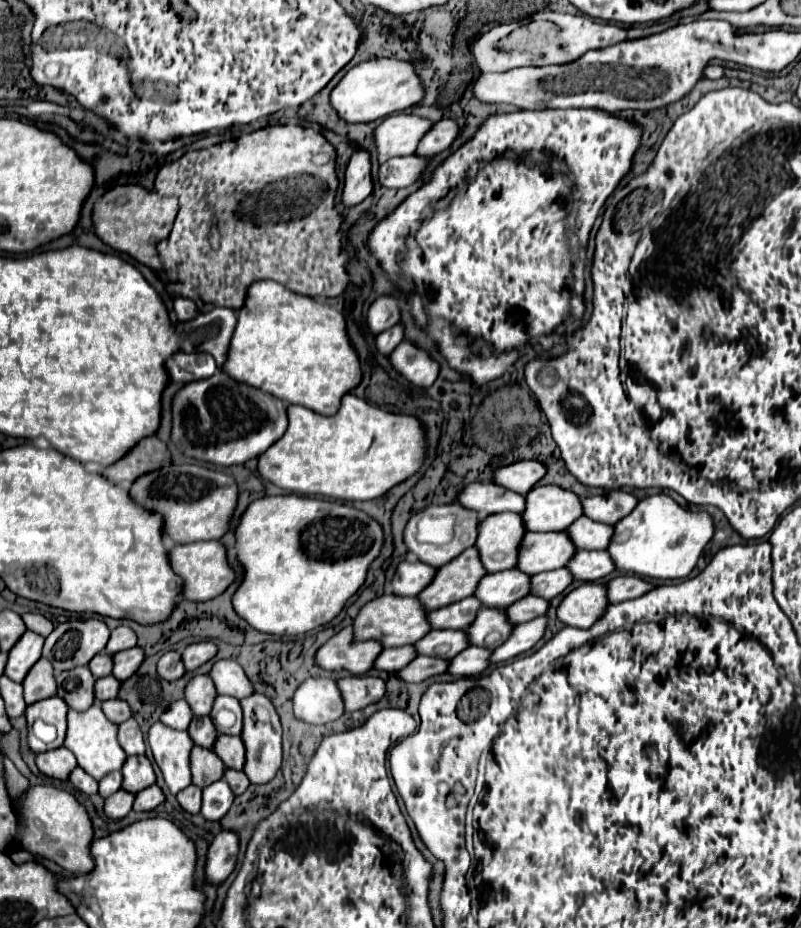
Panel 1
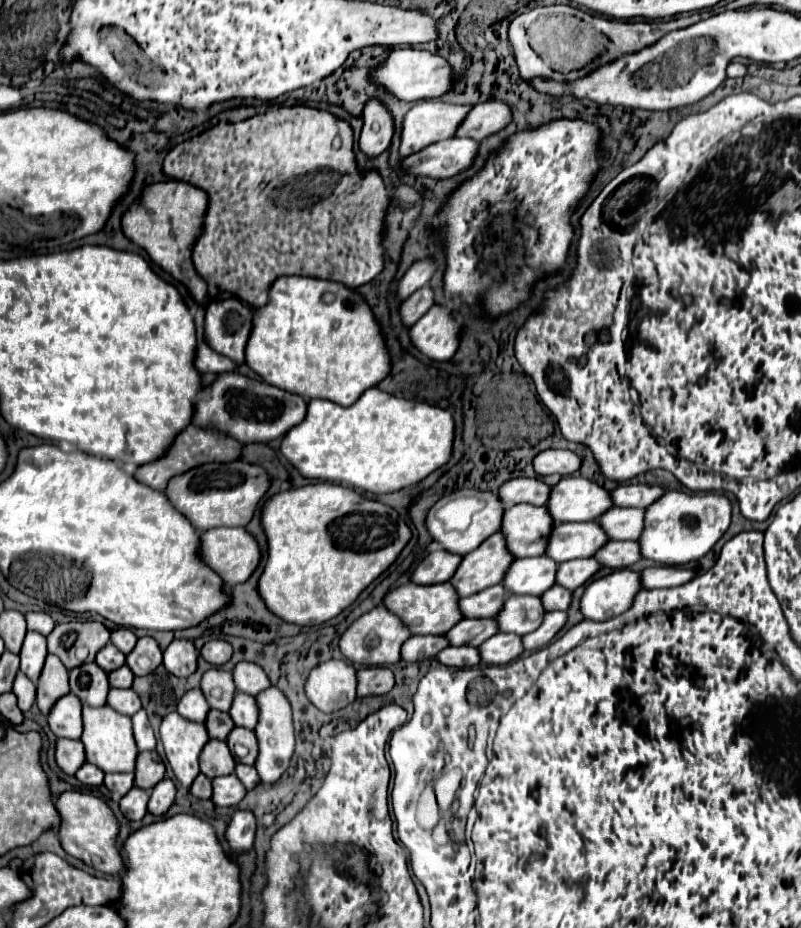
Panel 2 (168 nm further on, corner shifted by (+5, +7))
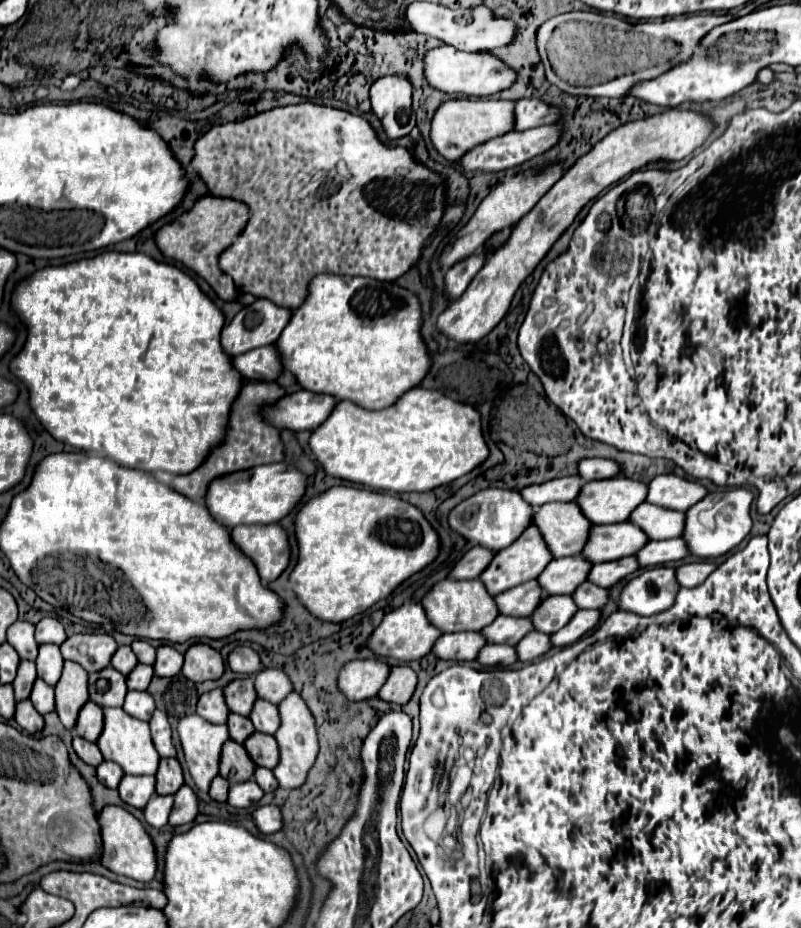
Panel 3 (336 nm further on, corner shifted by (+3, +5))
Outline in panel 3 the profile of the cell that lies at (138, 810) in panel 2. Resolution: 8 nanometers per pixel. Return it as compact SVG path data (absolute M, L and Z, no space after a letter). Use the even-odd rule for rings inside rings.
M156 796L152 798L152 802L148 802L148 806L144 808L144 816L146 822L154 828L162 828L168 824L168 816L172 812L174 806L174 798L172 796Z

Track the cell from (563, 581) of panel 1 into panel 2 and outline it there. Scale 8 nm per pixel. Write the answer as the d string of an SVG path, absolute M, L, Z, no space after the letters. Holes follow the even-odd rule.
M584 558L584 560L568 560L558 564L556 570L556 584L574 590L578 586L582 586L590 576L594 576L600 570L600 564L594 562L592 558Z

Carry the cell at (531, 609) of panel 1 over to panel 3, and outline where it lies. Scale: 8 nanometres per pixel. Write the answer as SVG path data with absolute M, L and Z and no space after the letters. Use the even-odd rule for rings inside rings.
M586 582L584 586L578 586L572 598L576 598L576 604L580 604L580 608L604 608L610 602L610 592L592 582Z

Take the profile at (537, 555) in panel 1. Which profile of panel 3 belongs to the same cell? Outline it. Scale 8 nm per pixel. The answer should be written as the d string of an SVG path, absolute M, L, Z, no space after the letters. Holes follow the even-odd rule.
M632 522L592 526L592 536L588 546L584 546L582 556L592 562L612 562L624 556L634 556L650 542L648 534Z

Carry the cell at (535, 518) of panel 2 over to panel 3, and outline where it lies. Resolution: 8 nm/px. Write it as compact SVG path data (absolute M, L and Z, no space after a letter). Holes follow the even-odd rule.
M550 502L550 504L544 504L544 506L534 514L534 524L536 524L536 526L540 528L540 532L544 534L544 540L548 542L548 548L552 550L554 558L580 554L582 548L584 548L584 544L588 542L590 528L594 526L592 522L588 522L588 518L584 518L578 502Z

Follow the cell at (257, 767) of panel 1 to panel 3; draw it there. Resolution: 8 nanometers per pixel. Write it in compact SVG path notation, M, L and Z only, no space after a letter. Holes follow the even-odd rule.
M292 692L284 702L278 704L280 706L280 718L282 718L282 726L280 730L274 734L280 746L280 766L276 766L274 776L280 782L280 788L300 788L306 782L306 776L312 768L312 764L316 762L318 756L318 732L316 732L316 720L310 712L310 708L306 706L306 702L300 698L300 694Z

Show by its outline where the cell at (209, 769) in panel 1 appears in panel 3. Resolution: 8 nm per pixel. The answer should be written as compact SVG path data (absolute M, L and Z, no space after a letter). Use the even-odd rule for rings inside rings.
M228 740L222 750L222 760L220 760L220 776L224 776L230 784L236 782L246 782L254 776L256 764L248 756L246 748L234 740Z

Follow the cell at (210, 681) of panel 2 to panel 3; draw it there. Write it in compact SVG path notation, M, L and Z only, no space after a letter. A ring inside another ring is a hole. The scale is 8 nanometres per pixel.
M244 676L244 678L238 678L238 680L230 682L224 688L224 694L226 694L228 708L232 712L240 714L240 716L248 716L252 712L252 706L256 702L256 698L258 698L252 676Z

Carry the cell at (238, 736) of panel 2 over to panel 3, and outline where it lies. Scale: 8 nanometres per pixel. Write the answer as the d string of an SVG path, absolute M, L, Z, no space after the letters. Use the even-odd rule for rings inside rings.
M256 732L252 734L252 738L248 738L248 742L244 742L244 746L248 754L258 762L258 766L264 766L270 770L276 768L280 760L280 750L278 750L278 742L274 736Z

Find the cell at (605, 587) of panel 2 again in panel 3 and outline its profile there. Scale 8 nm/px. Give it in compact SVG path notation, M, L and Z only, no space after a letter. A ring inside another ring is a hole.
M648 568L624 586L620 594L620 608L644 616L660 614L674 606L678 590L680 584L674 568Z

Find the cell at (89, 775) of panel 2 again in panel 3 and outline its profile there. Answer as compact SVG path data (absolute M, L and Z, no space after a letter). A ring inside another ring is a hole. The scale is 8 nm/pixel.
M102 762L96 770L98 770L98 780L104 782L108 788L118 788L124 776L124 770L116 762Z

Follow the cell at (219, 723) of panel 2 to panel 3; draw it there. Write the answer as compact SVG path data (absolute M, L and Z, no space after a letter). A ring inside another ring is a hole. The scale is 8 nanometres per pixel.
M230 714L230 718L228 718L228 728L232 730L232 740L236 740L236 742L240 742L240 744L244 744L246 738L252 736L254 730L256 730L254 724L250 722L250 718L244 718L244 716L240 716L240 714Z

